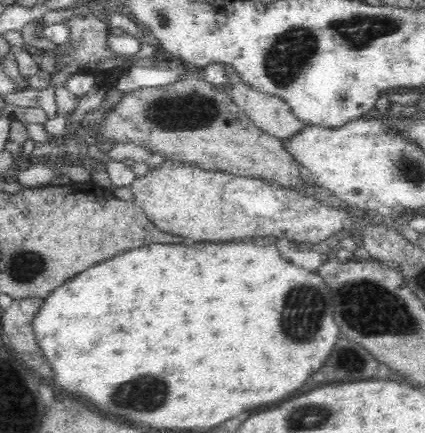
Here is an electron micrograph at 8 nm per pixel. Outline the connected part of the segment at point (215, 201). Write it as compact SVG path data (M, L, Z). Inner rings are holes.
M170 159L146 175L136 177L131 189L133 200L158 229L178 234L188 243L242 240L272 234L270 240L274 241L318 244L330 240L348 220L346 212L298 194L295 188L287 189L264 179L203 169Z

